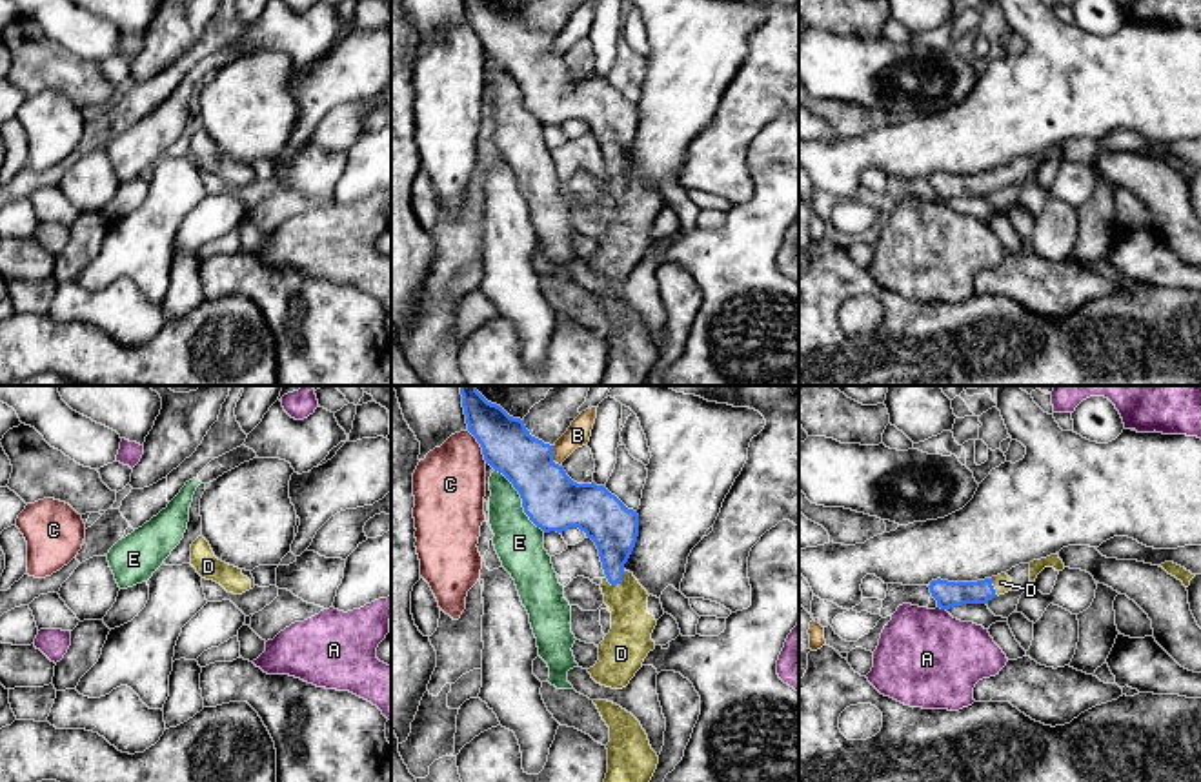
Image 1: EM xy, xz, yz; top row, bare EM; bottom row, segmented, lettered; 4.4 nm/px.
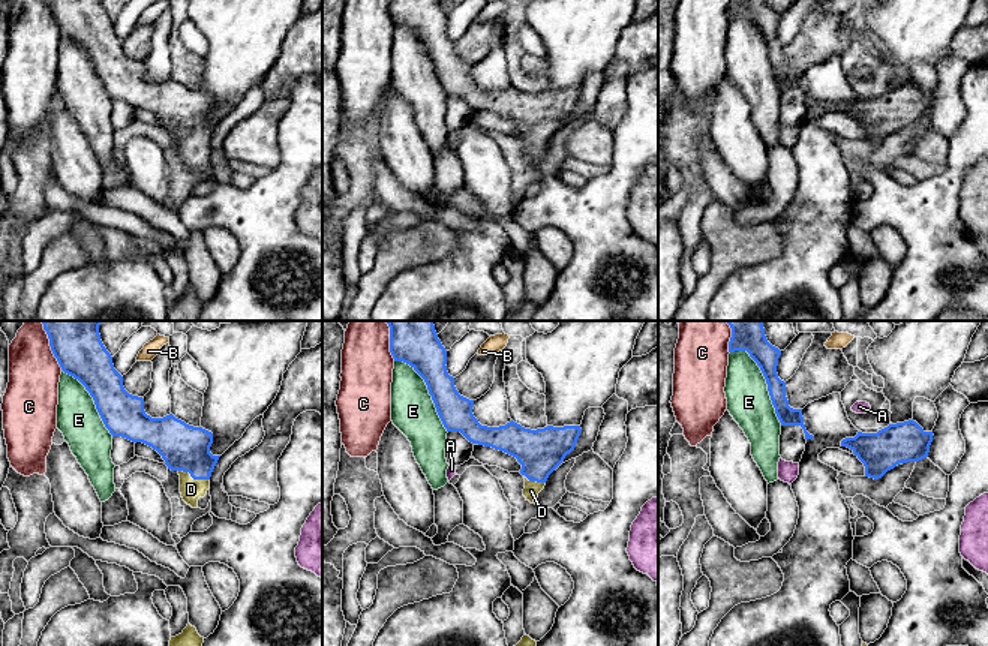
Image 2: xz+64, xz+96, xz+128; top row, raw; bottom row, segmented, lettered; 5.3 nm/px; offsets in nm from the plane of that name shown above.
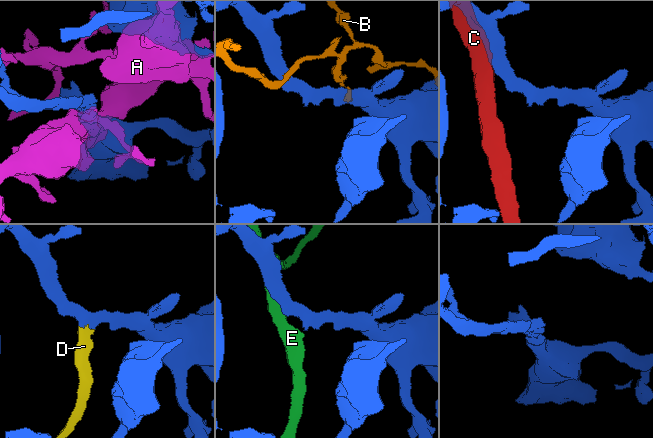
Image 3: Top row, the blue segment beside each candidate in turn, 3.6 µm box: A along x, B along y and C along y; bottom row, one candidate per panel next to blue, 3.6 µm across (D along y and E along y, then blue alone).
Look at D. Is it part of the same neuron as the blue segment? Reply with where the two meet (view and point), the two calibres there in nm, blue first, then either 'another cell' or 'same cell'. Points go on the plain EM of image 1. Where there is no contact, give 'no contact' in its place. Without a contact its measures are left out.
xz (617, 175) | 220/190 nm | same cell

